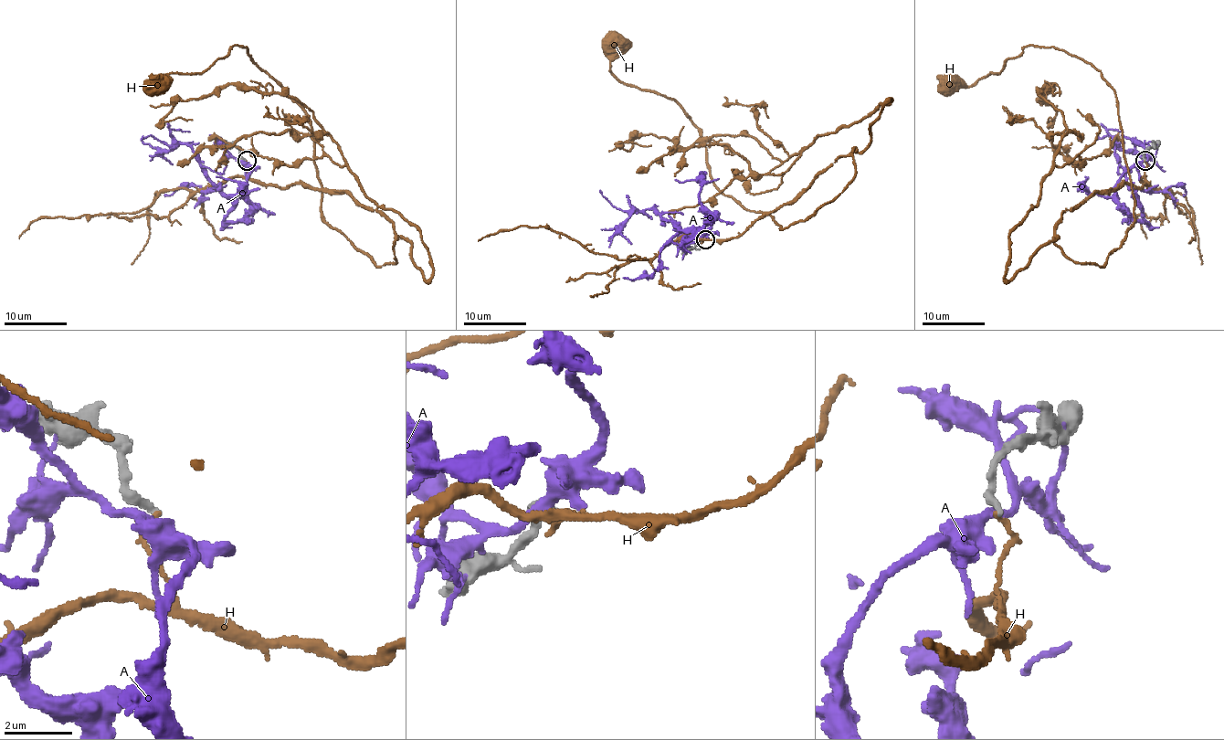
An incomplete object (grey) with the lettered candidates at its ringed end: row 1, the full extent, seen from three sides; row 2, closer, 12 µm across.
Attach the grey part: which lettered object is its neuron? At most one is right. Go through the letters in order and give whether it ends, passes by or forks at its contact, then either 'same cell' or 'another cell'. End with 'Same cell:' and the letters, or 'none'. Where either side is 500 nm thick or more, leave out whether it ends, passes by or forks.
A: it passes by; another cell
H: it ends there; another cell
Same cell: none

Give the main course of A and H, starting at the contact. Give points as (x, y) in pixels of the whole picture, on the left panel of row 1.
A: (241, 160), (252, 171), (250, 208), (234, 221), (226, 219), (232, 201), (188, 146), (150, 160)
H: (246, 160), (250, 179), (383, 215), (395, 263), (325, 221), (311, 121), (246, 47), (155, 82)

